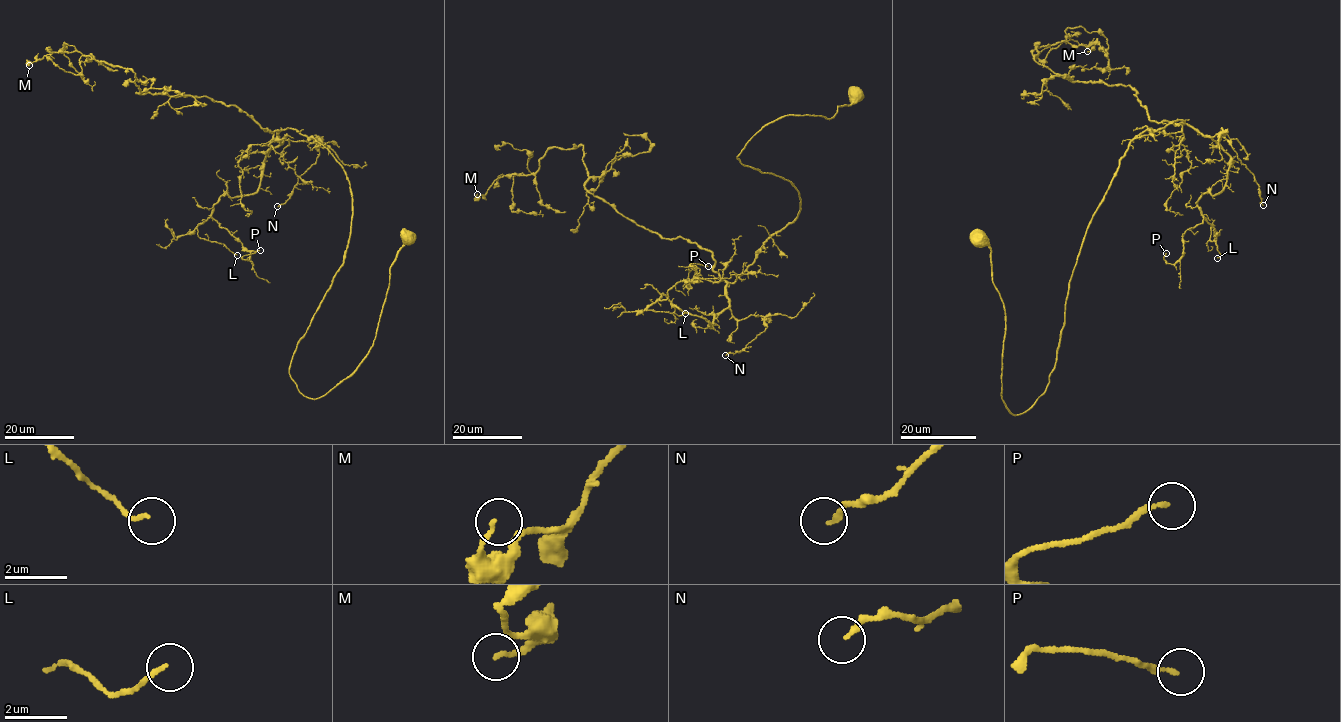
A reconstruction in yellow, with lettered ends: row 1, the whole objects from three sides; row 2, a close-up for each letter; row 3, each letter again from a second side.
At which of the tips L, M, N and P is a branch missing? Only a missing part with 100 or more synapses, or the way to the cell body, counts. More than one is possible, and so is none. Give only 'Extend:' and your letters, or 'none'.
Extend: none

